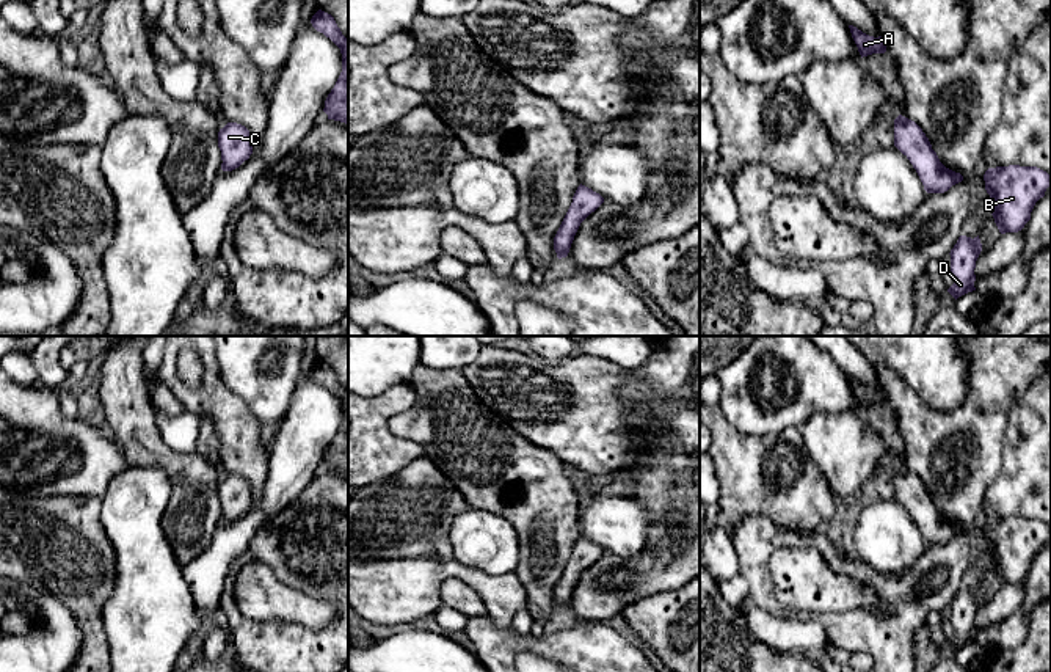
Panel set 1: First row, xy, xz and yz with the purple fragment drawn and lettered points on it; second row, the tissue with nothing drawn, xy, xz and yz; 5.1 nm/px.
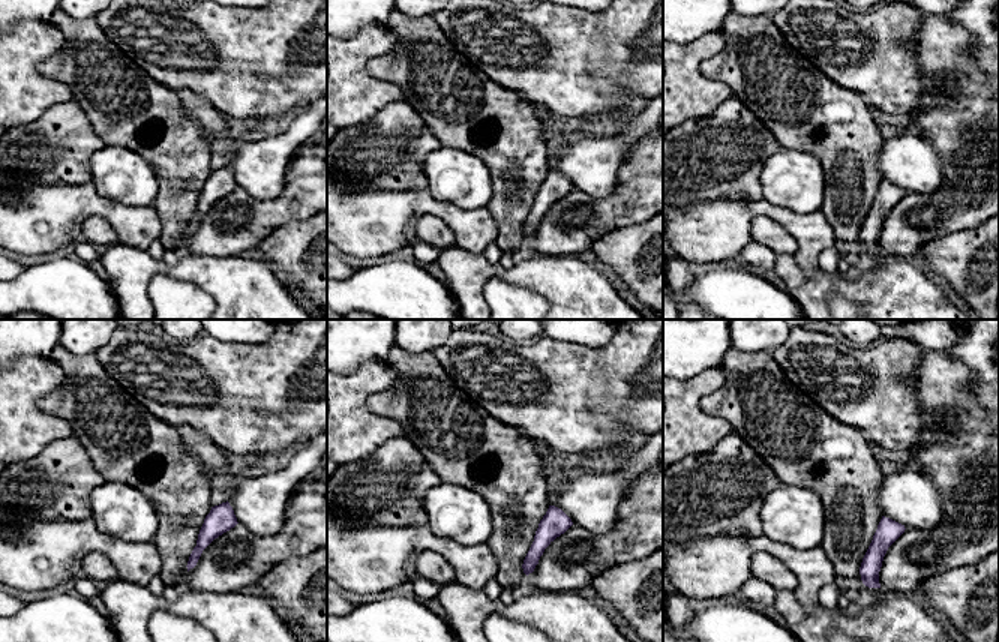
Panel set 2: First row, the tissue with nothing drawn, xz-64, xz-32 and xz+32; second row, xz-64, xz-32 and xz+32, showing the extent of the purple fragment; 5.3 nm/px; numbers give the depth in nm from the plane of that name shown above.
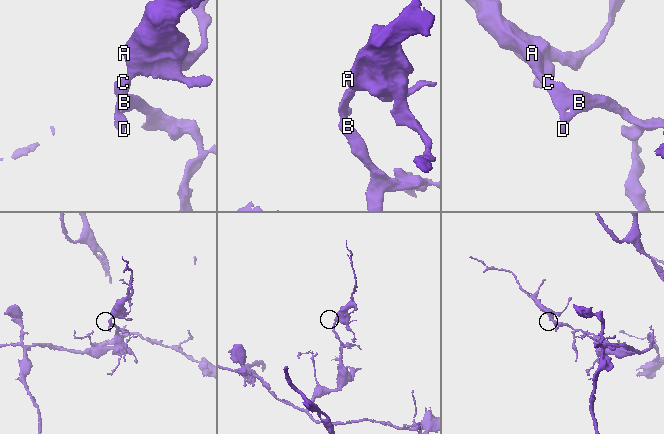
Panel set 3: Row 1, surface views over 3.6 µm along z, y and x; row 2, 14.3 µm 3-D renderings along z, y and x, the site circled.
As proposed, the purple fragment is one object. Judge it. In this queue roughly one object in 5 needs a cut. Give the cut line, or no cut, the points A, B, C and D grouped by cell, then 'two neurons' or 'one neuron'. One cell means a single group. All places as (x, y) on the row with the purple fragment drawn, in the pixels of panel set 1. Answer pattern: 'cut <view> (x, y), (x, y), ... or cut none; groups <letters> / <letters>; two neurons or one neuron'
cut none; groups A B C D; one neuron

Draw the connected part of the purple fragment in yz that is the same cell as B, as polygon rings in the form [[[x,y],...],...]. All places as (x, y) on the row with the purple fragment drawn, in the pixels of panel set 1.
[[[996,166],[984,174],[993,204],[993,218],[1001,234],[1018,232],[1031,220],[1035,203],[1051,187],[1051,174],[1037,166]]]

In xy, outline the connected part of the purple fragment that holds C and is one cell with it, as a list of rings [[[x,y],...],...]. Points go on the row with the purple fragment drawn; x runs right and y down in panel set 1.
[[[227,122],[218,132],[218,148],[223,160],[221,170],[232,171],[253,154],[253,137],[245,126]]]

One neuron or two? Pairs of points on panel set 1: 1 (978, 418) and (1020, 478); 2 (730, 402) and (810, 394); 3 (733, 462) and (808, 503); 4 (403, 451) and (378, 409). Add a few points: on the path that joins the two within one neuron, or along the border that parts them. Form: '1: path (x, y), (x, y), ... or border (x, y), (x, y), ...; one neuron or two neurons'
1: border (1009, 416), (1003, 441), (1003, 467), (989, 487); two neurons
2: path (750, 415), (764, 420), (789, 413); one neuron
3: path (749, 481), (766, 498), (789, 501); one neuron
4: path (392, 443), (378, 429), (378, 420); one neuron

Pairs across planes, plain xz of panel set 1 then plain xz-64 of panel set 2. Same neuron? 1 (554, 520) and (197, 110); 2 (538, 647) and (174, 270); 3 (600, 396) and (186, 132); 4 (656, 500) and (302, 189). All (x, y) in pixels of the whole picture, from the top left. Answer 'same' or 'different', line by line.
1: different
2: same
3: different
4: same

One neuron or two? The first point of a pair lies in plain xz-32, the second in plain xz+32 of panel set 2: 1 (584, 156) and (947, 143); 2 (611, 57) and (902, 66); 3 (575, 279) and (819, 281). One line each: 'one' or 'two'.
1: two
2: one
3: one

